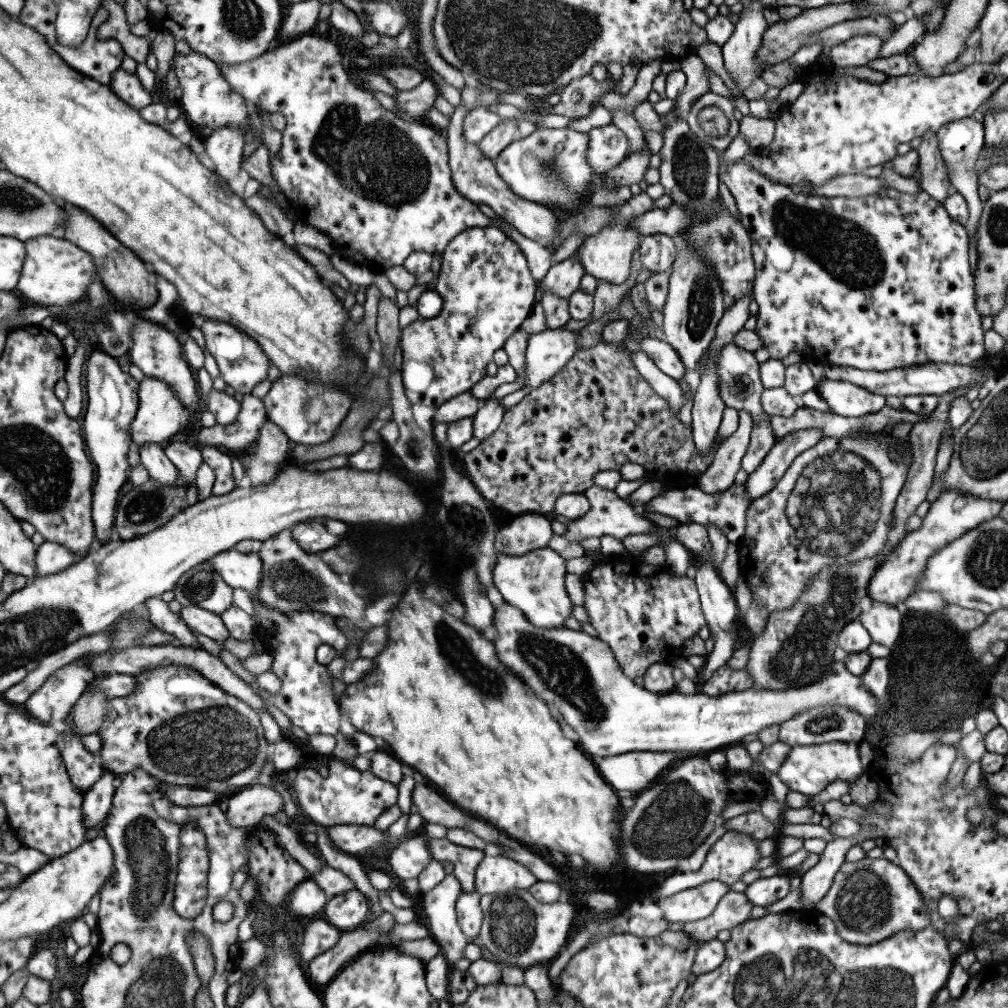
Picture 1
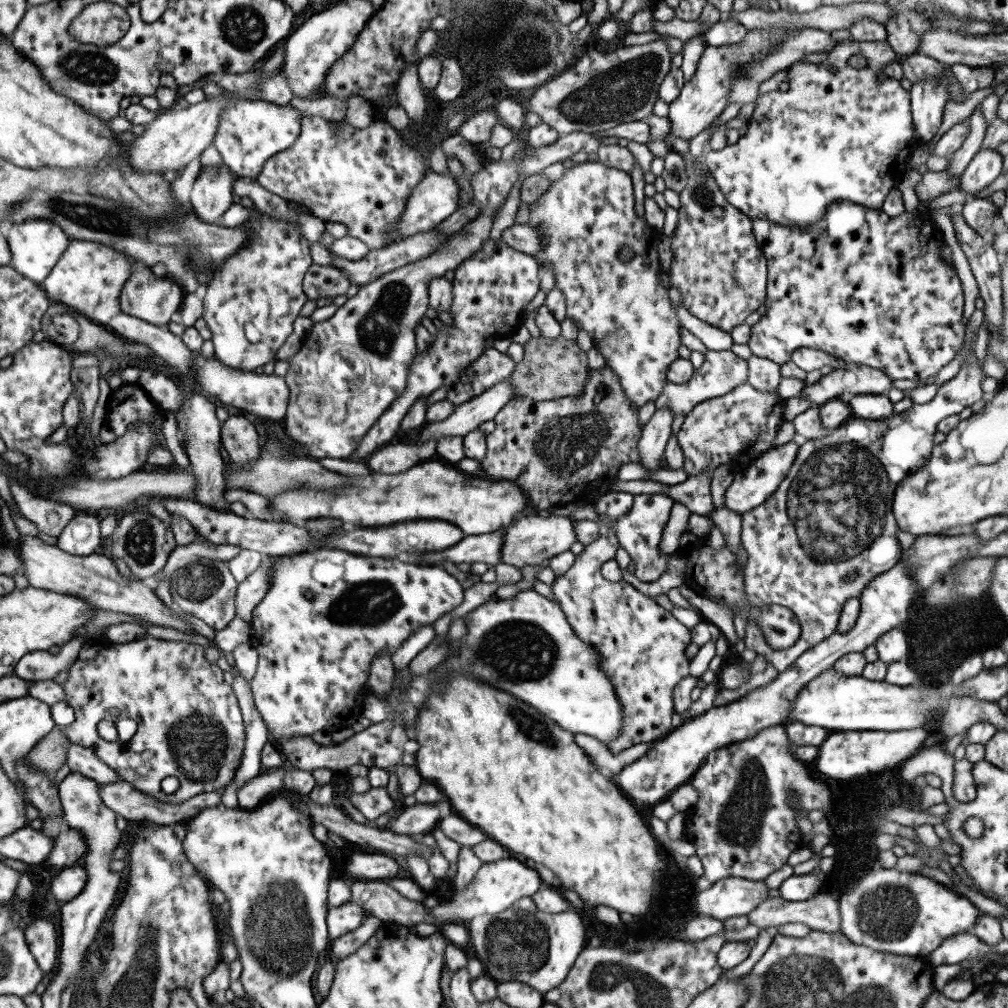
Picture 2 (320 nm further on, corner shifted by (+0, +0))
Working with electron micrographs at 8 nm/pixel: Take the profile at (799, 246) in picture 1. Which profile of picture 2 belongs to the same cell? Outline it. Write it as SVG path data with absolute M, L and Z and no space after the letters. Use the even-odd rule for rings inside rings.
M835 200L827 206L827 209L823 212L823 217L813 225L785 227L767 221L767 219L753 219L750 224L756 247L759 247L766 261L766 290L763 304L766 308L765 314L760 316L757 323L750 326L750 338L746 343L752 356L767 358L775 364L782 365L790 361L799 351L811 348L833 355L846 364L861 364L875 368L892 380L917 381L935 375L947 362L953 360L961 349L964 342L963 332L965 328L965 325L961 322L964 303L963 289L961 289L961 282L957 278L953 266L945 265L945 262L941 261L940 247L945 242L943 242L940 235L940 230L930 220L920 222L916 215L906 211L903 211L899 216L895 216L895 218L889 218L881 209L869 209L854 202Z

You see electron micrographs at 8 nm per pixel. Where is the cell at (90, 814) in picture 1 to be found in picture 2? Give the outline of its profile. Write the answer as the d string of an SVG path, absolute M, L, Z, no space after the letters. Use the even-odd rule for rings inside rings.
M63 828L57 837L53 838L54 845L48 854L47 862L55 872L69 868L77 858L81 858L86 851L81 833L69 828Z

